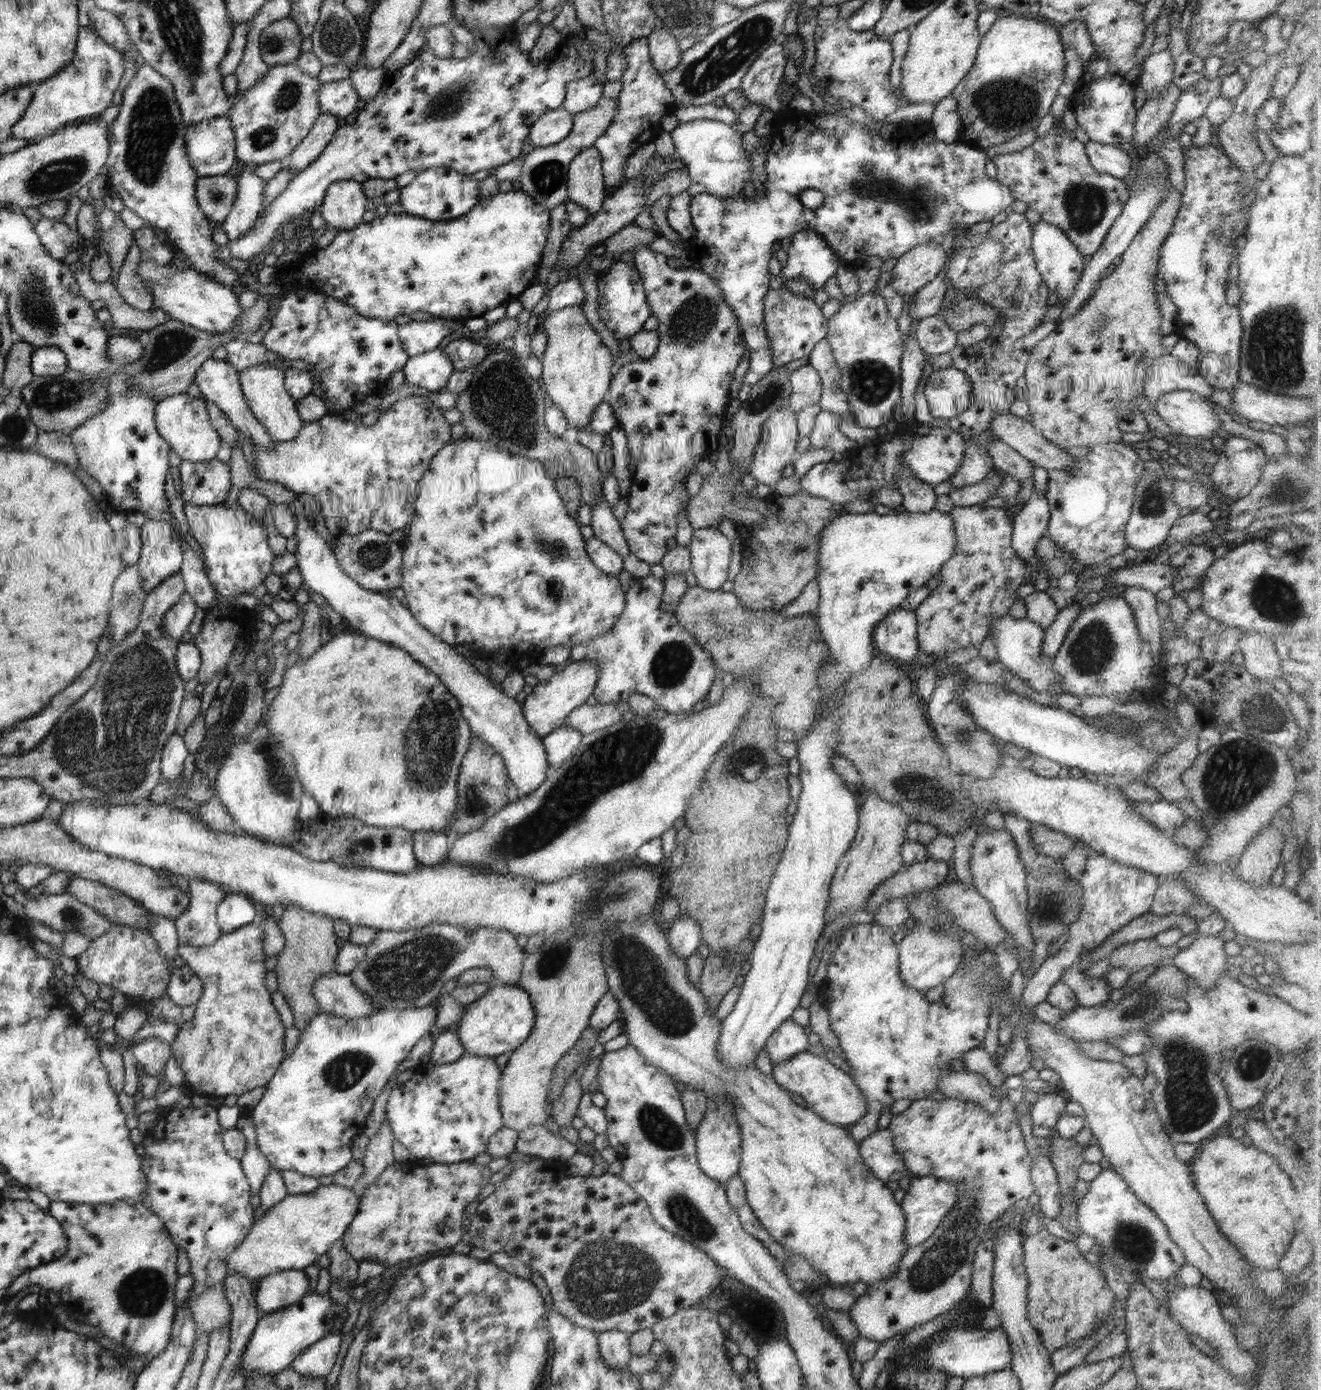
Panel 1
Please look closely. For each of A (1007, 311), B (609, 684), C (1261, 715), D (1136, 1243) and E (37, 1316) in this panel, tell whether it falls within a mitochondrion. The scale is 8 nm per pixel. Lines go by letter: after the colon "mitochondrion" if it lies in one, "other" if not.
A: other
B: other
C: mitochondrion
D: mitochondrion
E: other

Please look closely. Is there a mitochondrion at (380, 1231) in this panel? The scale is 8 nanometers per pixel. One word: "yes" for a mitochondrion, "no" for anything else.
yes

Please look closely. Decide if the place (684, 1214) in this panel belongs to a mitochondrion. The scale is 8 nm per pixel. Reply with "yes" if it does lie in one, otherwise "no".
yes

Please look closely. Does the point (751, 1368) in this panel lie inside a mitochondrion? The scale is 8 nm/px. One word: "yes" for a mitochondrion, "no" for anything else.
no

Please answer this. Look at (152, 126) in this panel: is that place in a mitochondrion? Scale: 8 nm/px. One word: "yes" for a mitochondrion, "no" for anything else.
yes

